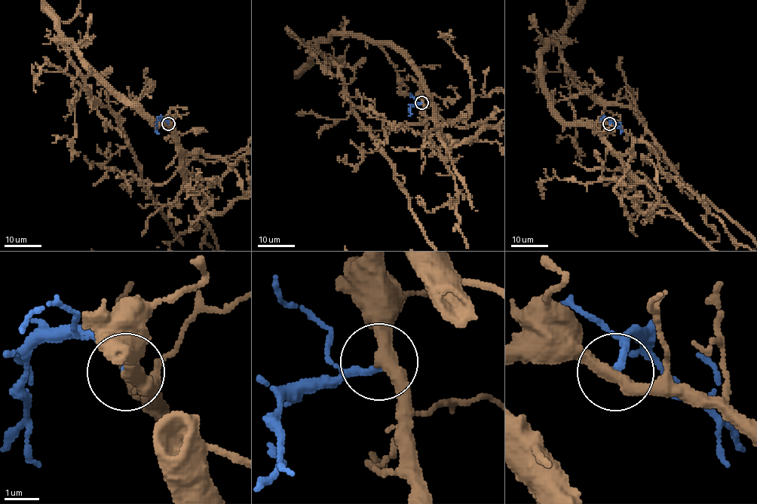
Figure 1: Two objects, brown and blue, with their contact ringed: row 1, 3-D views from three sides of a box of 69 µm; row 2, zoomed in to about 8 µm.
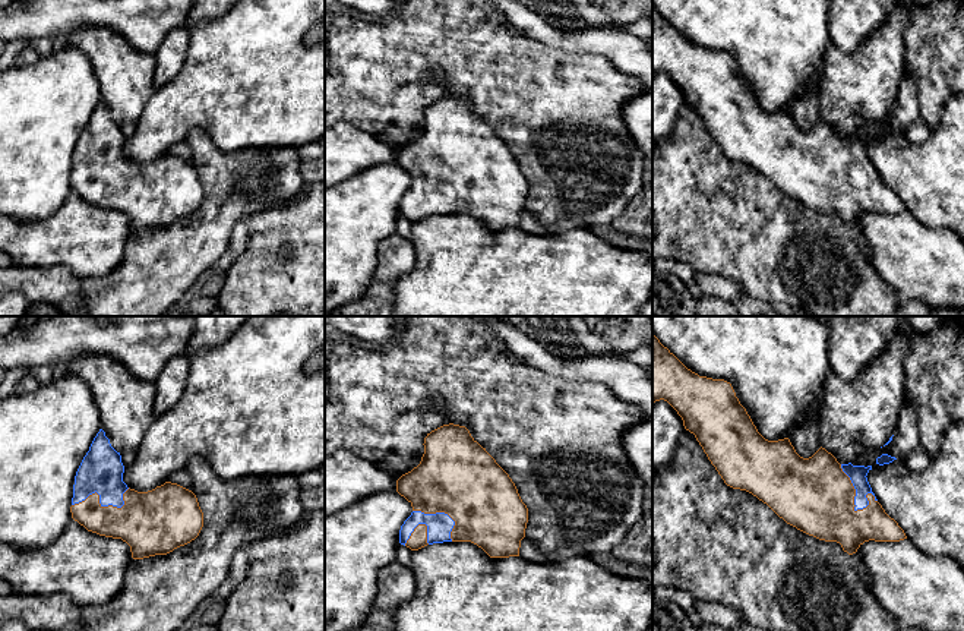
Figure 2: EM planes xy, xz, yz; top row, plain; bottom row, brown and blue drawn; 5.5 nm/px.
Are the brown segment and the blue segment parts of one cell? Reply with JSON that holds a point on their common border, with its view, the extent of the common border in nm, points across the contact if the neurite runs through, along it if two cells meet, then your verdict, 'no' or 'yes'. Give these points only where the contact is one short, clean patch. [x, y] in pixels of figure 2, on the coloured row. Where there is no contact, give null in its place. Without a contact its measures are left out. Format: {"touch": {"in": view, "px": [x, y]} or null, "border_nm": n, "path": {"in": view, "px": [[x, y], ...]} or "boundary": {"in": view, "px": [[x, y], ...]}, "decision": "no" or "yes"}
{"touch": {"in": "yz", "px": [853, 504]}, "border_nm": 300, "path": {"in": "yz", "px": [[814, 495], [853, 504], [855, 478], [857, 475]]}, "decision": "yes"}

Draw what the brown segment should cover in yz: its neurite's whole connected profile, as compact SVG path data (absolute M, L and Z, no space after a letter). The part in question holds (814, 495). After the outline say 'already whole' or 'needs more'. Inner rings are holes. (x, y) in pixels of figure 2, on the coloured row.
M652 334L652 403L660 400L667 401L677 411L685 429L695 435L727 486L752 493L797 530L819 540L837 542L848 555L856 553L869 540L900 542L907 539L904 530L885 512L872 492L866 477L872 466L840 464L822 447L812 457L803 458L796 452L788 438L778 441L765 439L740 404L730 382L699 376L692 372Z | needs more

